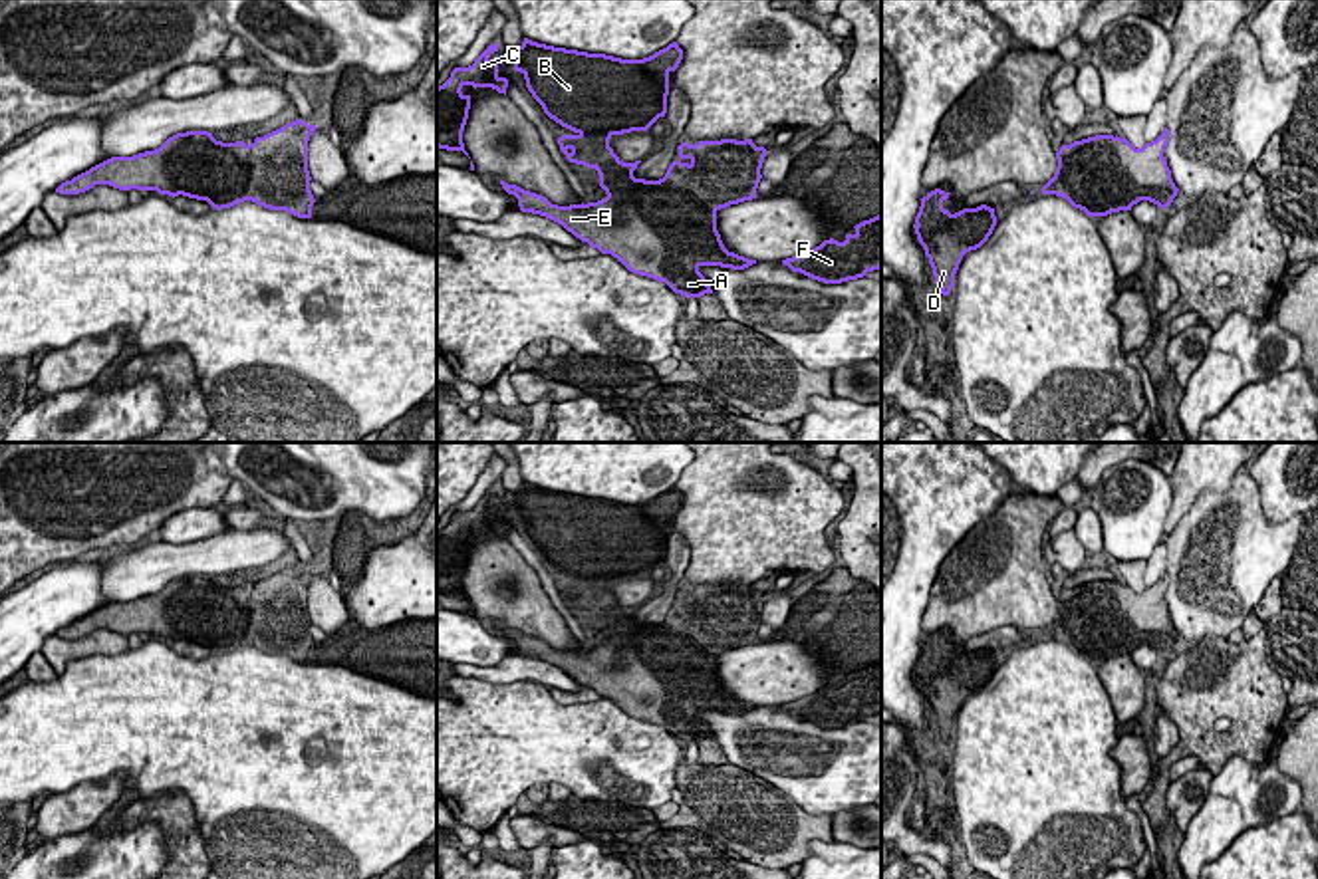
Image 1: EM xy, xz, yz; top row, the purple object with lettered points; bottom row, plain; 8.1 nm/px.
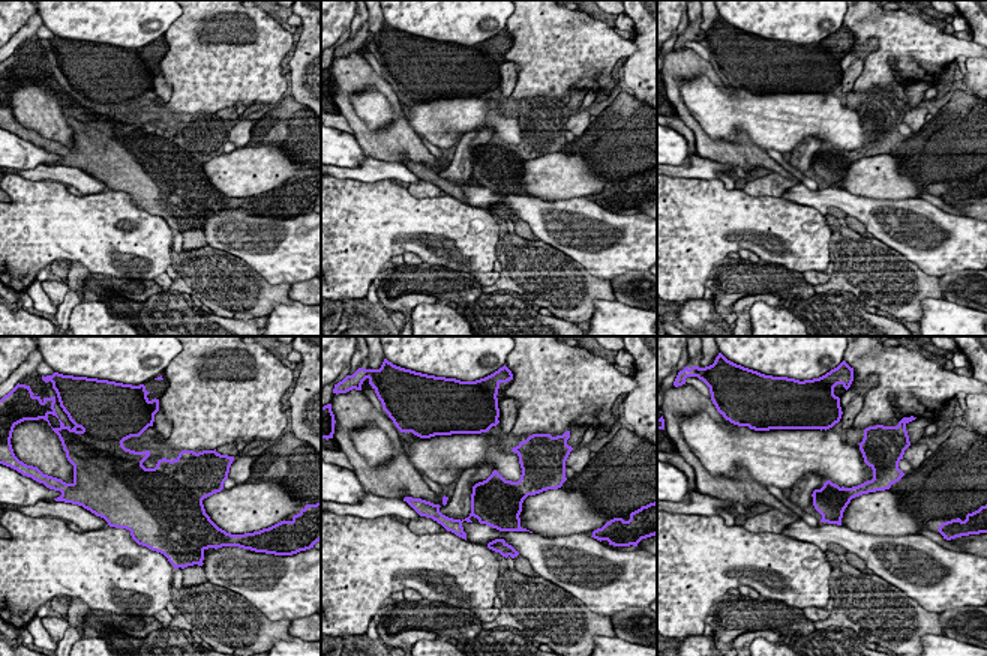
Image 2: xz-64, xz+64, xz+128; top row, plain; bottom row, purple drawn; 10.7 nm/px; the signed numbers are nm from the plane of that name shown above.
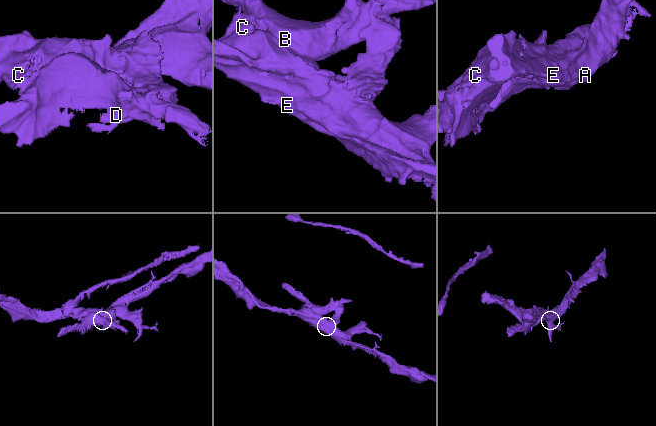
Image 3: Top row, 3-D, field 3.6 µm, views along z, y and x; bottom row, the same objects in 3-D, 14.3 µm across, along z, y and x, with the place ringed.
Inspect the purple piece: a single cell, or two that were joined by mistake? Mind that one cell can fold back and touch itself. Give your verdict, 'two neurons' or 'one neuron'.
one neuron

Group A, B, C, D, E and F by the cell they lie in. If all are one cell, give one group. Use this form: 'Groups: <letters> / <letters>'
Groups: A B C D E F

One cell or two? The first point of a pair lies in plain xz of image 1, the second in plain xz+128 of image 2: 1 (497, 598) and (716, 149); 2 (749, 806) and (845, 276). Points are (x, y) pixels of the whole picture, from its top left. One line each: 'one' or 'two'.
1: one
2: one

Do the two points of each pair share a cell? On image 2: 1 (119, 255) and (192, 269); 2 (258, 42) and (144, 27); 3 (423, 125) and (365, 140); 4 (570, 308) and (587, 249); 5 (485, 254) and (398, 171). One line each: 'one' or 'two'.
1: two
2: two
3: two
4: two
5: two

